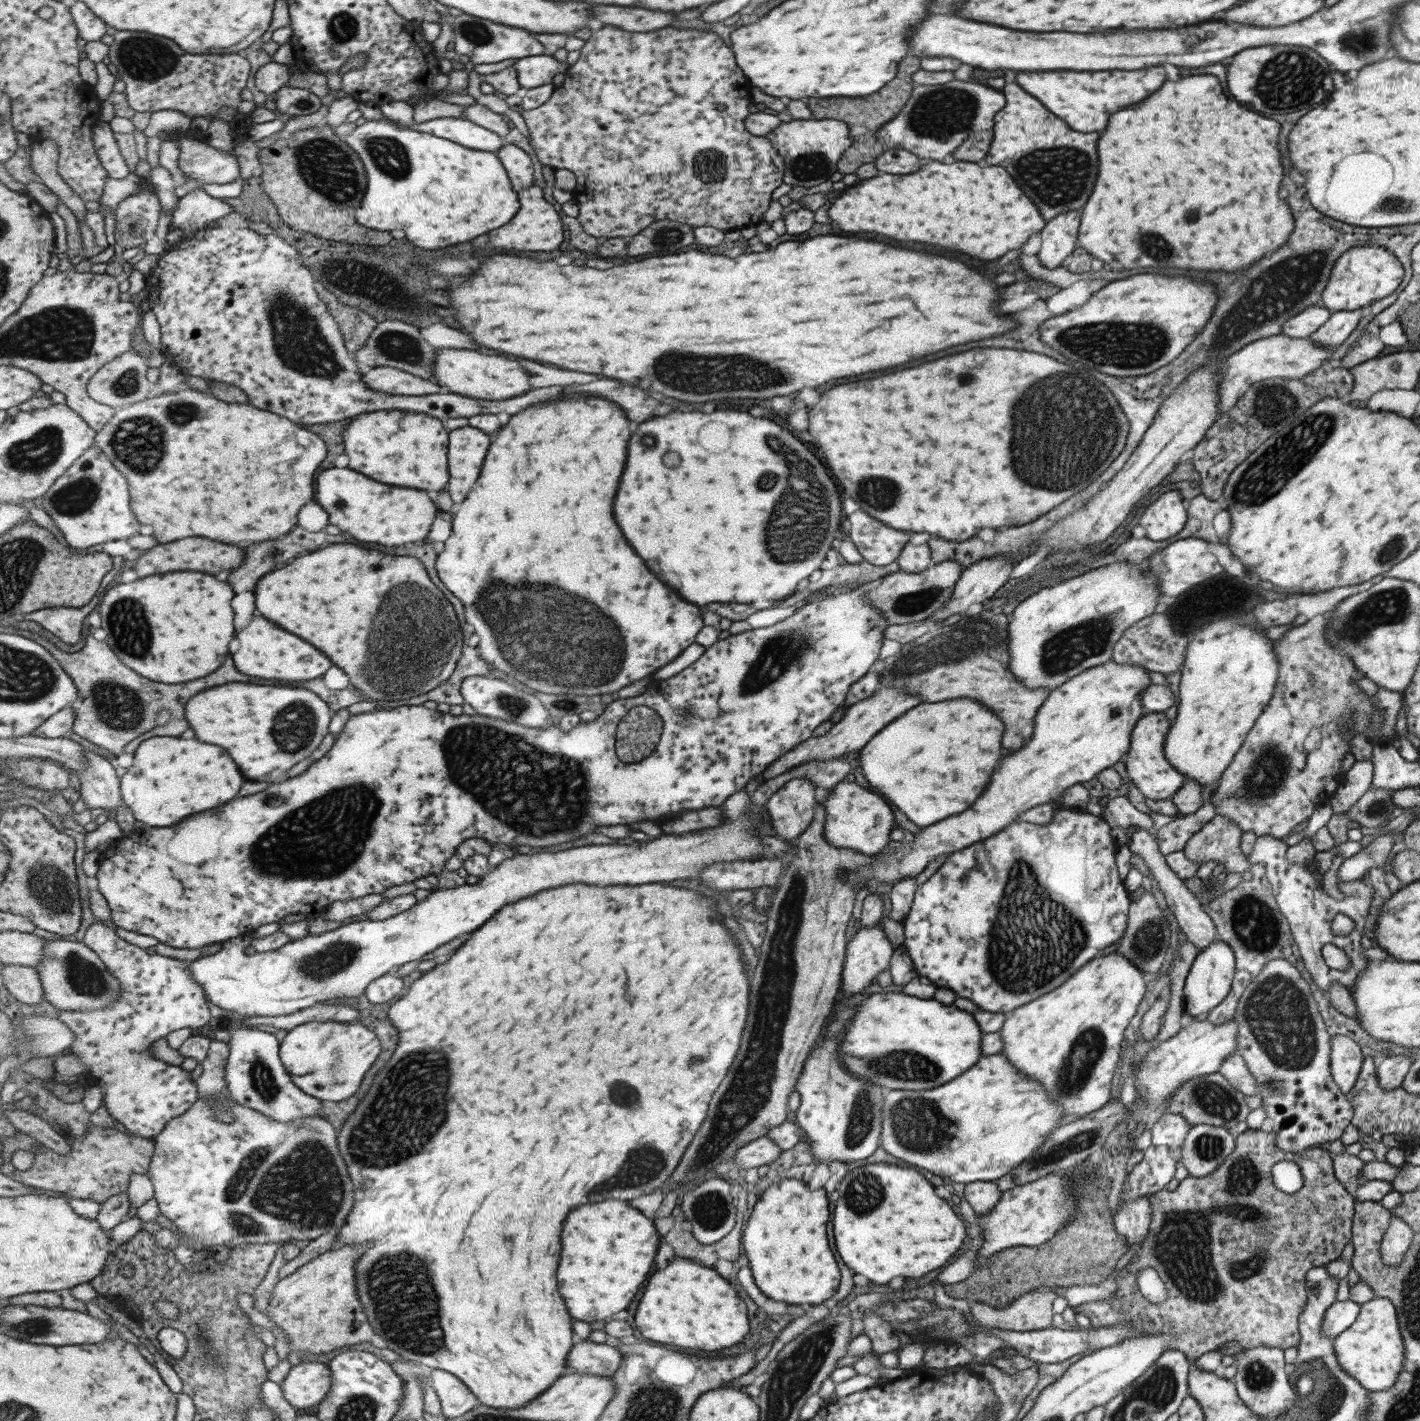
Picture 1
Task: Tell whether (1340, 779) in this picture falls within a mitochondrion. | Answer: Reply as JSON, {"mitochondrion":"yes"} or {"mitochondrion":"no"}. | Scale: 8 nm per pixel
{"mitochondrion":"no"}

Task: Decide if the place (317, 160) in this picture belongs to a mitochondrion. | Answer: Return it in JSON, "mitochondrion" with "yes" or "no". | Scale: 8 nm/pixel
{"mitochondrion":"yes"}

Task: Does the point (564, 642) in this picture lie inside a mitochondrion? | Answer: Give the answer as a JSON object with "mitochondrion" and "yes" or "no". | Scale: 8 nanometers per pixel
{"mitochondrion":"yes"}

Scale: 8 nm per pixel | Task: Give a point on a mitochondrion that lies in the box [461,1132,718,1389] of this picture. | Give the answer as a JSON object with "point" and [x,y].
{"point":[647,1163]}

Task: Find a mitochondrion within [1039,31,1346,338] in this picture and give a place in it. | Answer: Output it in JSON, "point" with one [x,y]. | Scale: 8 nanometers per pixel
{"point":[1290,79]}

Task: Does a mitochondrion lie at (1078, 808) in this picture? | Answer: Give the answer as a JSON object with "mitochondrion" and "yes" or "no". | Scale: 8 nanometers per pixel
{"mitochondrion":"no"}

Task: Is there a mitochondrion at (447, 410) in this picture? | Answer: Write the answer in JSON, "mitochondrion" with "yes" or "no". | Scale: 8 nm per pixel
{"mitochondrion":"no"}

